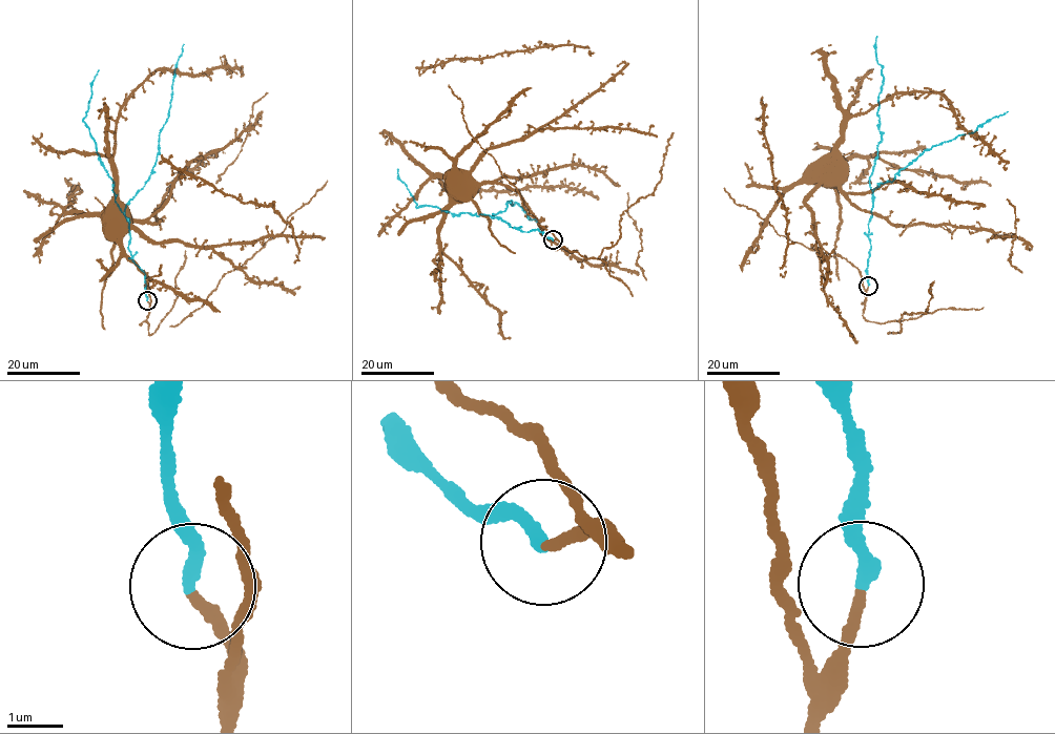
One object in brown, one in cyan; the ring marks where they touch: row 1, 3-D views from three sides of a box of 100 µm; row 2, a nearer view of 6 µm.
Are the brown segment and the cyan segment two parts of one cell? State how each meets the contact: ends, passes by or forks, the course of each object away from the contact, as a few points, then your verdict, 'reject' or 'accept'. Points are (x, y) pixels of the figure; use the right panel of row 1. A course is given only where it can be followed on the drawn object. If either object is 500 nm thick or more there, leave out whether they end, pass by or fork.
brown ends | cyan ends | brown via (868, 286), (864, 289), (861, 271), (843, 257), (793, 243), (777, 233), (765, 219), (809, 167), (820, 163) | cyan via (868, 286), (868, 226), (874, 189), (892, 181), (921, 153), (972, 132), (1008, 111) | accept

